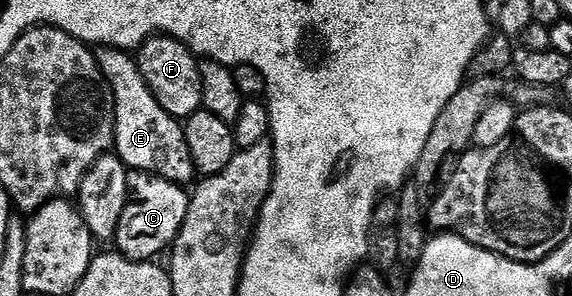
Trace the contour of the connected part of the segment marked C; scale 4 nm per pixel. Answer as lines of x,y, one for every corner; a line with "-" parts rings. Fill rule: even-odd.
135,170
129,171
128,191
130,199
116,231
115,251
128,260
155,261
159,252
167,253
176,243
182,222
186,222
189,193
166,178

